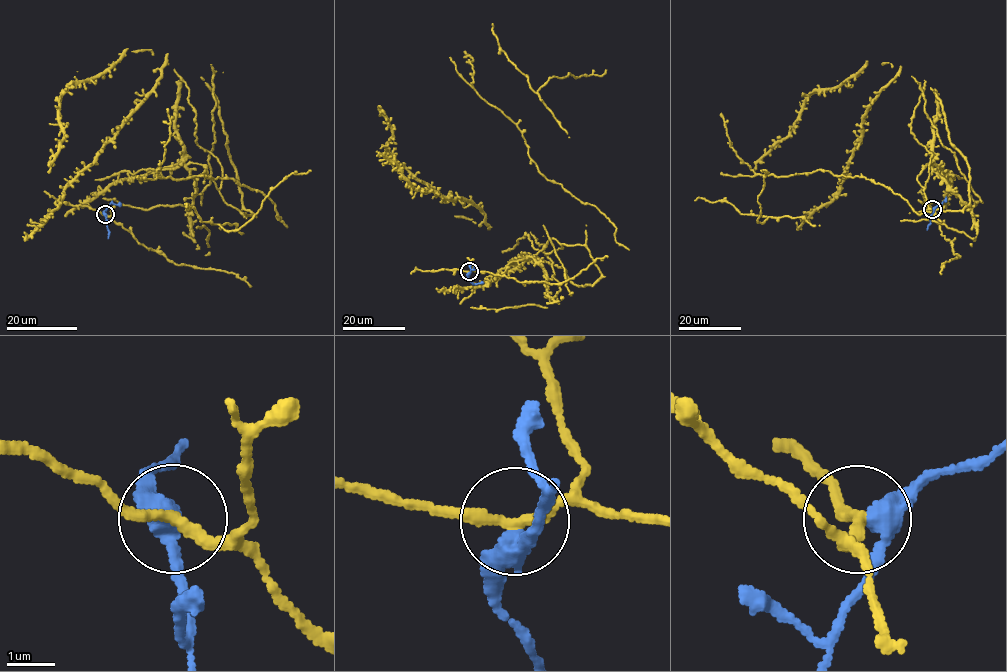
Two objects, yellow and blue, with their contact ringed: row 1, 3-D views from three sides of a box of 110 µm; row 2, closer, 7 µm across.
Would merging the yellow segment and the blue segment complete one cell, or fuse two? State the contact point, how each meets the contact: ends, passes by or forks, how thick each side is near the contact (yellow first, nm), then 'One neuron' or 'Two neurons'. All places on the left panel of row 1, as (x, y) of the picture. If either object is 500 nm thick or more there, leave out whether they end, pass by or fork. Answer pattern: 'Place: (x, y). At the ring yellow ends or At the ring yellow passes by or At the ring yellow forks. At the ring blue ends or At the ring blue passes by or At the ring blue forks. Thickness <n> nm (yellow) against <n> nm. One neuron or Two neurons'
Place: (105, 214). At the ring yellow passes by. At the ring blue passes by. Thickness 240 nm (yellow) against 380 nm. Two neurons

